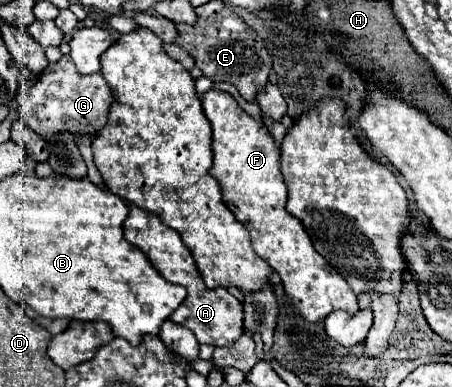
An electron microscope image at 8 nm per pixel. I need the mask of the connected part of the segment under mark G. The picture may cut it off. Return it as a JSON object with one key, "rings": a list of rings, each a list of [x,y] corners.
{"rings":[[[63,55],[57,63],[49,63],[41,73],[39,81],[27,89],[27,99],[21,103],[21,119],[39,133],[45,141],[55,141],[59,133],[71,131],[75,143],[81,141],[83,135],[97,137],[107,123],[107,113],[113,103],[113,93],[109,83],[101,77],[101,73],[83,75],[75,69],[75,63],[69,55]]]}

